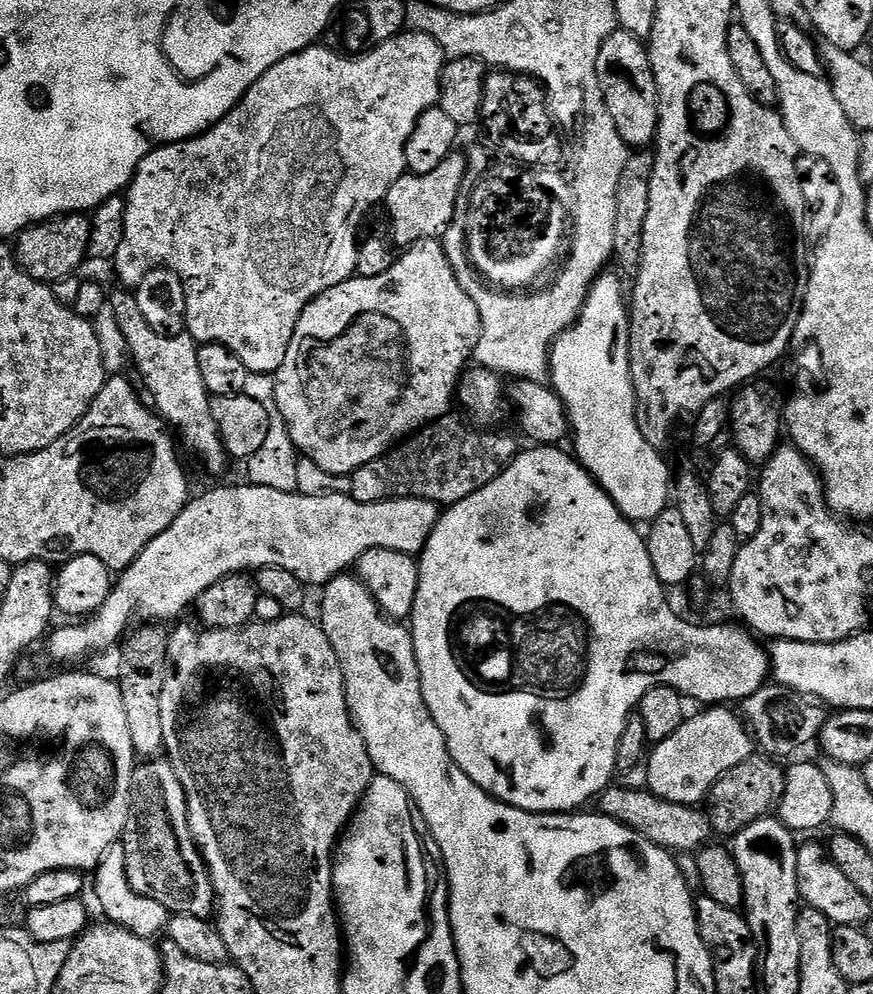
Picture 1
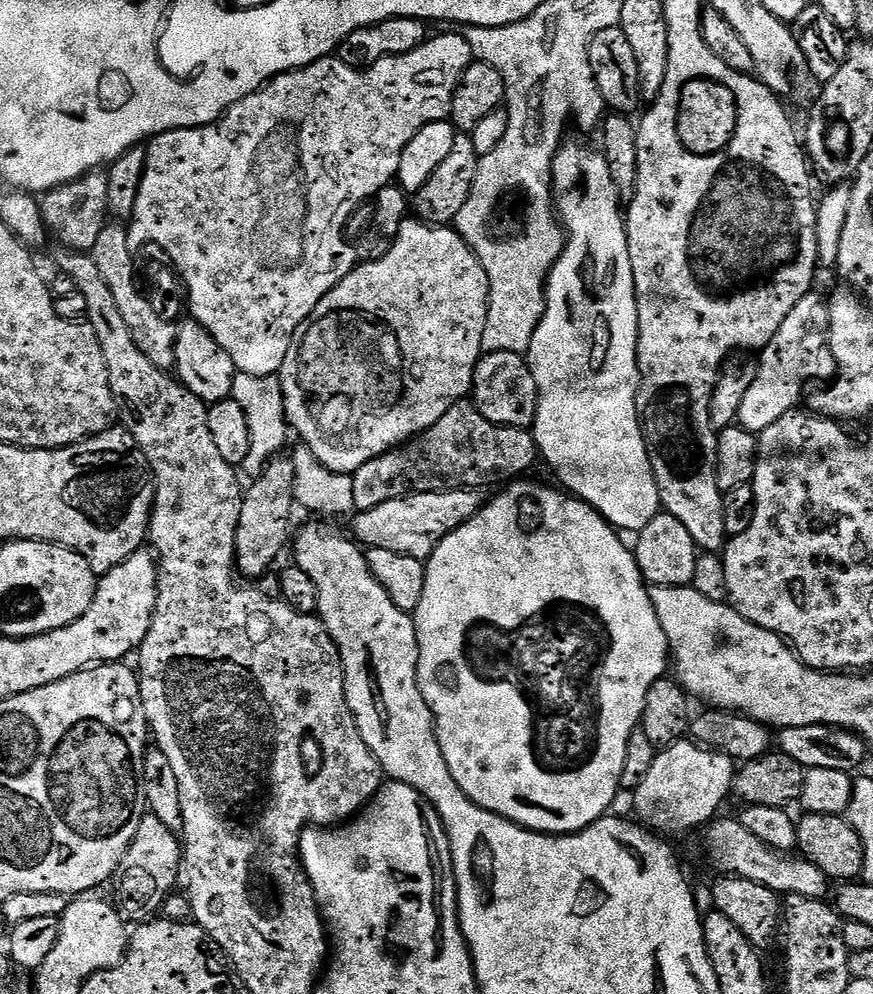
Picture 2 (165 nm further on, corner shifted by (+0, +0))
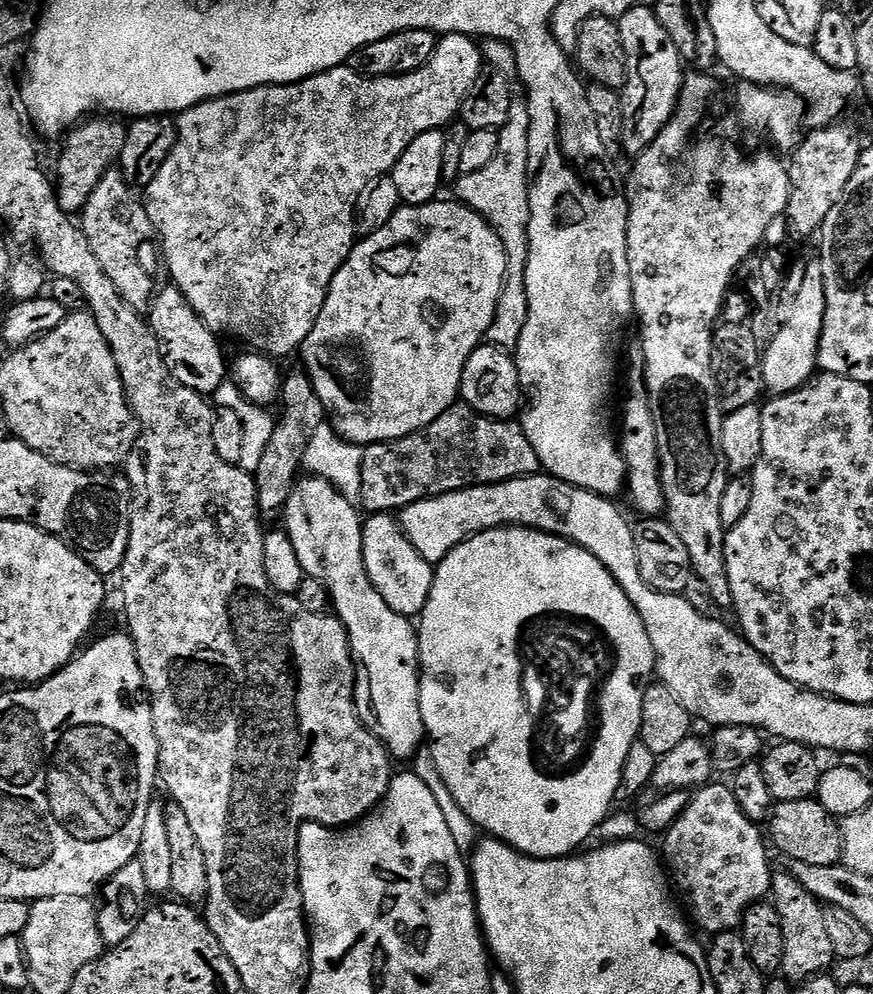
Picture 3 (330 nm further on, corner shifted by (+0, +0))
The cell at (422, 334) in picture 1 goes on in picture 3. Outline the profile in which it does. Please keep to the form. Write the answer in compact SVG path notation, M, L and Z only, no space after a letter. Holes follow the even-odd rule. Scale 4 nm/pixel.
M437 198L431 204L401 206L394 218L386 222L386 226L376 232L367 233L353 246L352 253L330 282L322 314L318 314L318 322L314 322L314 330L310 330L310 334L298 349L298 356L304 359L303 371L308 373L318 398L322 398L322 406L330 417L332 429L351 444L386 444L389 440L409 436L430 426L430 422L437 420L445 410L457 403L462 370L466 370L470 354L474 354L474 350L485 343L490 322L494 322L496 317L496 303L504 289L504 279L508 276L508 255L502 246L502 238L498 238L498 234L474 209L467 208L455 199L444 199Z

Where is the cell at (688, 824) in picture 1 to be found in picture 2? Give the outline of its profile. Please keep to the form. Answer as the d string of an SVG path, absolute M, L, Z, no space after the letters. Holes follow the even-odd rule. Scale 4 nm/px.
M717 818L703 829L702 835L704 852L708 855L709 862L717 868L717 873L750 878L750 882L759 882L761 886L766 886L766 890L774 890L788 896L815 900L824 900L827 897L830 881L826 874L822 874L822 870L818 870L818 866L814 866L814 862L799 854L779 852L766 846L762 838L750 834L750 830L742 826L739 818L732 820Z

